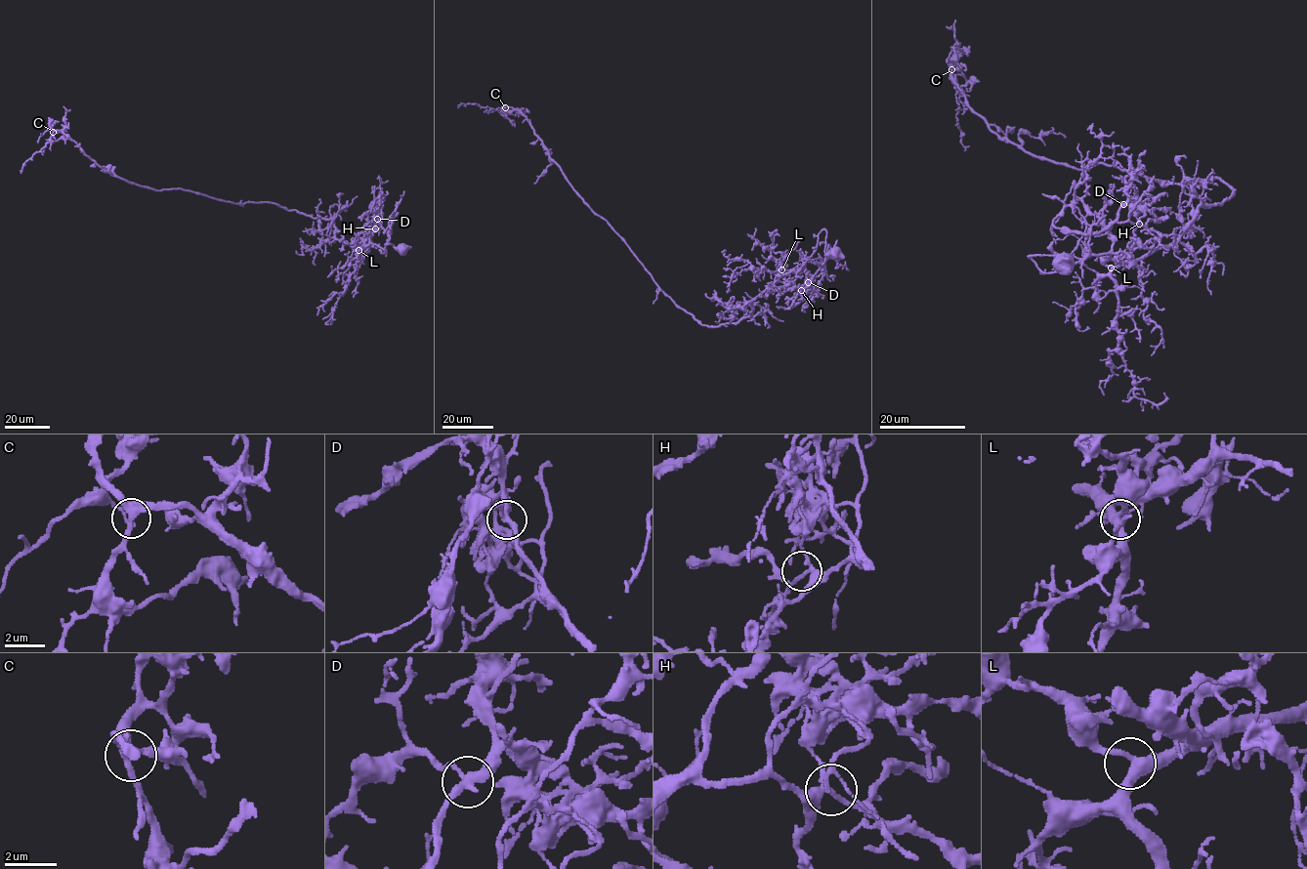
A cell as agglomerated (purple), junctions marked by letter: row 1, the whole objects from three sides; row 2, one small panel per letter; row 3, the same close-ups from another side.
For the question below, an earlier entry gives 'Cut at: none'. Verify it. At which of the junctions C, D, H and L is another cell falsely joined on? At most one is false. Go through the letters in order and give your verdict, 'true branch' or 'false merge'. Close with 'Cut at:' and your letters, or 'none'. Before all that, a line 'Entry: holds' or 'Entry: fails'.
Entry: fails
C: true branch
D: false merge
H: true branch
L: true branch
Cut at: D

